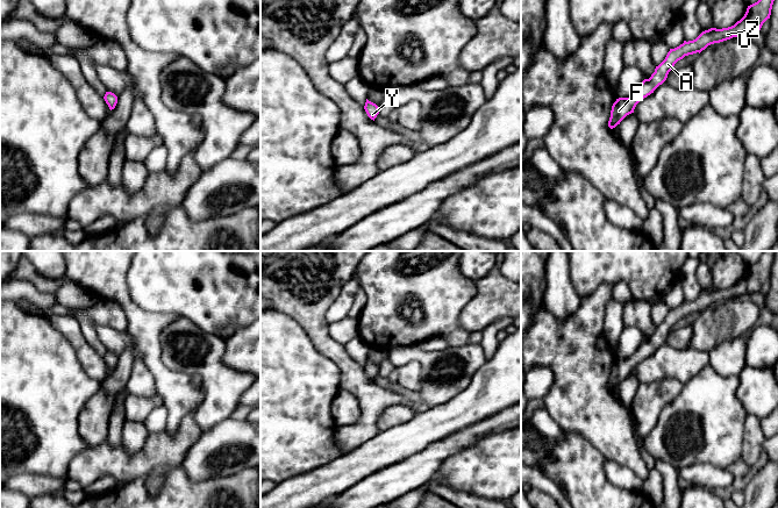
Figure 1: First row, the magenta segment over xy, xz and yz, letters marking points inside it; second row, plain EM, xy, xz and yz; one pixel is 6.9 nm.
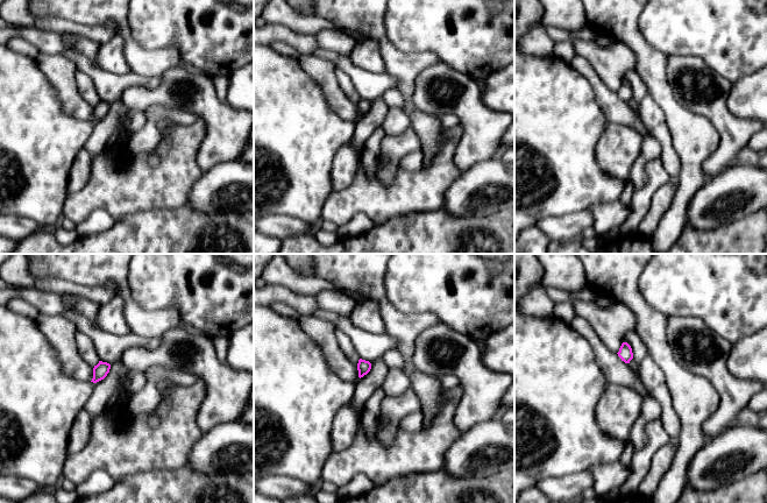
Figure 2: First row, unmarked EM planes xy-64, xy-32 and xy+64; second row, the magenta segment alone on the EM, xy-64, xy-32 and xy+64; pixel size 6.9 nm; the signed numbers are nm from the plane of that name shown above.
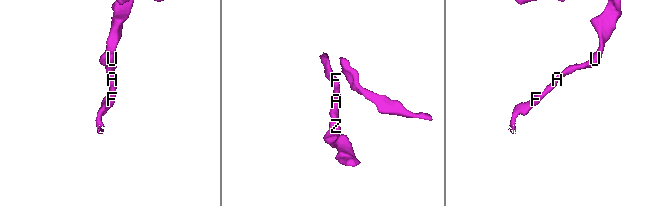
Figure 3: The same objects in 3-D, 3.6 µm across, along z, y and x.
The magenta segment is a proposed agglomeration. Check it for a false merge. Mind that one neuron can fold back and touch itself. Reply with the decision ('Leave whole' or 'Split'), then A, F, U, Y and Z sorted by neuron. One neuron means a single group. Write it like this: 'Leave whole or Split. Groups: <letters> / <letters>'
Leave whole. Groups: A F U Y Z

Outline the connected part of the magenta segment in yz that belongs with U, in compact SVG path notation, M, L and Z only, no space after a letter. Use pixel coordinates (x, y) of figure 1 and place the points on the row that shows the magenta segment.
M758 0L748 6L744 16L734 26L722 29L711 28L702 31L693 41L684 41L683 44L670 49L665 59L655 69L649 79L644 79L636 92L629 98L619 98L612 106L608 127L615 128L629 114L634 113L636 105L654 93L662 85L674 64L685 56L701 52L708 45L720 43L733 37L741 37L761 30L763 23L770 19L775 0Z

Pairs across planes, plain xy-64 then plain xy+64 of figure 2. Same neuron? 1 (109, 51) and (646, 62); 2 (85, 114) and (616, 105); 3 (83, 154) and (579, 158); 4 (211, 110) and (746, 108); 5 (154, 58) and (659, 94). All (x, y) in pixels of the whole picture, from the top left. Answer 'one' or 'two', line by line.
1: two
2: one
3: two
4: two
5: one

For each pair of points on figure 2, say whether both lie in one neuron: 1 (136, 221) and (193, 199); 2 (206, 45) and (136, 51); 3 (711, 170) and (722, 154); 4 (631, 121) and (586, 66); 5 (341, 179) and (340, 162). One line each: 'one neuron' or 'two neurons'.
1: two neurons
2: two neurons
3: one neuron
4: one neuron
5: one neuron

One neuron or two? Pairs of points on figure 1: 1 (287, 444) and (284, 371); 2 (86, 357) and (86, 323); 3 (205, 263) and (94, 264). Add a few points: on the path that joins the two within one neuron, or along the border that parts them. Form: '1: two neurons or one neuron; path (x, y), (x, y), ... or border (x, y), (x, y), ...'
1: one neuron; path (284, 426), (284, 390)
2: two neurons; border (73, 316), (78, 321), (84, 338), (102, 357)
3: two neurons; border (131, 263), (127, 274), (128, 291)

